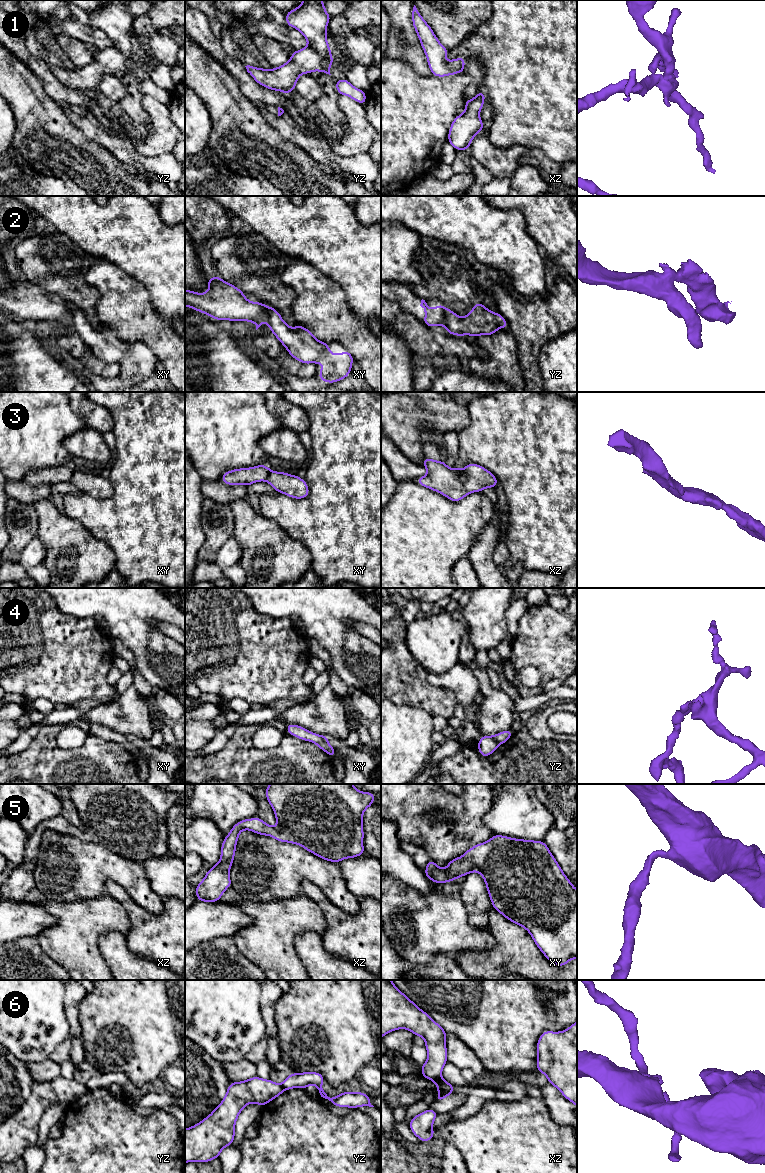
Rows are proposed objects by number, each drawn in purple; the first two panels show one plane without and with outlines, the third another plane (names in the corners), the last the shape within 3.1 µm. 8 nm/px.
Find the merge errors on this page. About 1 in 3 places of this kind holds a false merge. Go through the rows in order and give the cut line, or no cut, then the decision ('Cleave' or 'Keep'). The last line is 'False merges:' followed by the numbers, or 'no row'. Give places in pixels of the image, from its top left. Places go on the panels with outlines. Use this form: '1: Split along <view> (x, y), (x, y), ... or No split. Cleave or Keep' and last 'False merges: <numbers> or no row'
1: No split. Keep
2: Split along yz (445, 308), (444, 326). Cleave
3: No split. Keep
4: Split along yz (492, 736), (498, 744). Cleave
5: No split. Keep
6: Split along xz (440, 1077), (433, 1080). Cleave
False merges: 2, 4, 6

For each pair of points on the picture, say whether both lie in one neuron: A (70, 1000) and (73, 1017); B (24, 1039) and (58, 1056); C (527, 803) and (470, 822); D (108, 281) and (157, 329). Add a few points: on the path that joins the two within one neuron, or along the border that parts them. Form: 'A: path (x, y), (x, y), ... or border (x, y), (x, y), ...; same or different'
A: path (72, 1004), (72, 1013); same
B: border (68, 1037), (48, 1057); different
C: border (492, 796), (483, 823), (494, 833); different
D: path (120, 293), (145, 317); same

